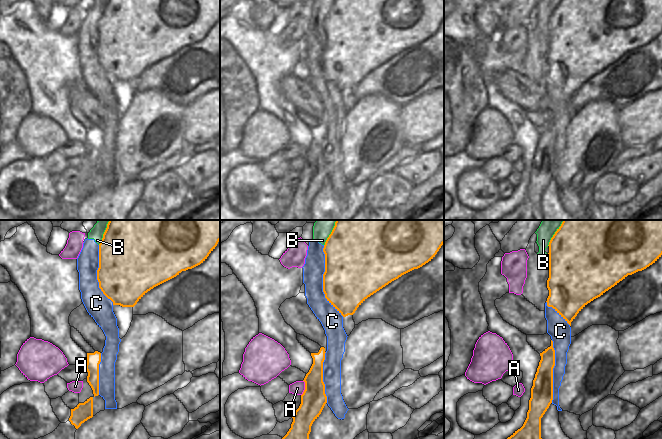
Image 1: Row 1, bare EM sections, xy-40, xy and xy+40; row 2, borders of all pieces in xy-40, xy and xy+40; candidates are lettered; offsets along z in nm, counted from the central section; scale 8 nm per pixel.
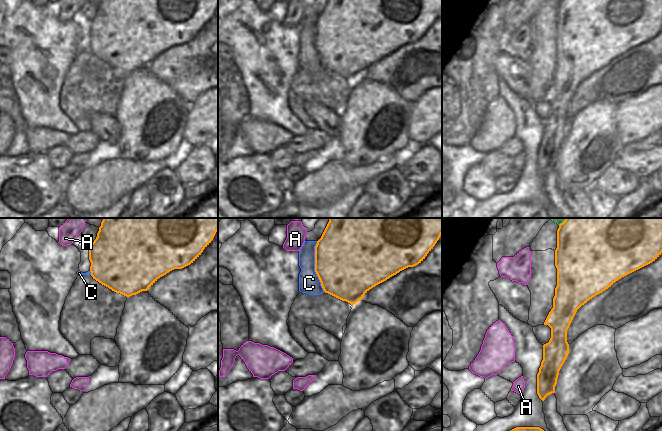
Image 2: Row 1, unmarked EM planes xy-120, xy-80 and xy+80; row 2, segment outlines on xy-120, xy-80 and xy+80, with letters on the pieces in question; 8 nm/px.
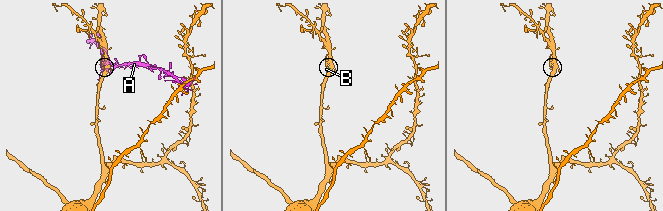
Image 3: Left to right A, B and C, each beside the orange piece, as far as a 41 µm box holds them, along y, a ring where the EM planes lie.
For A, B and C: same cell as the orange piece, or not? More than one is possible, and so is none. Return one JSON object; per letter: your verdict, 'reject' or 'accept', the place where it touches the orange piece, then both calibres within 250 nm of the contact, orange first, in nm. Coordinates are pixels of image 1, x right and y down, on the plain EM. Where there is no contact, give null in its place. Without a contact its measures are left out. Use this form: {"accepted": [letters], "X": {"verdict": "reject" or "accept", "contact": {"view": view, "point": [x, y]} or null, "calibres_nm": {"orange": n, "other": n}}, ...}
{"accepted": [], "A": {"verdict": "reject", "contact": {"view": "xy", "point": [305, 164]}, "calibres_nm": {"orange": 200, "other": 110}}, "B": {"verdict": "reject", "contact": {"view": "xy+40", "point": [553, 11]}, "calibres_nm": {"orange": 480, "other": 140}}, "C": {"verdict": "reject", "contact": {"view": "xy", "point": [323, 57]}, "calibres_nm": {"orange": 460, "other": 170}}}

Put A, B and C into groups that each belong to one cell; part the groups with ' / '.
A / B C

